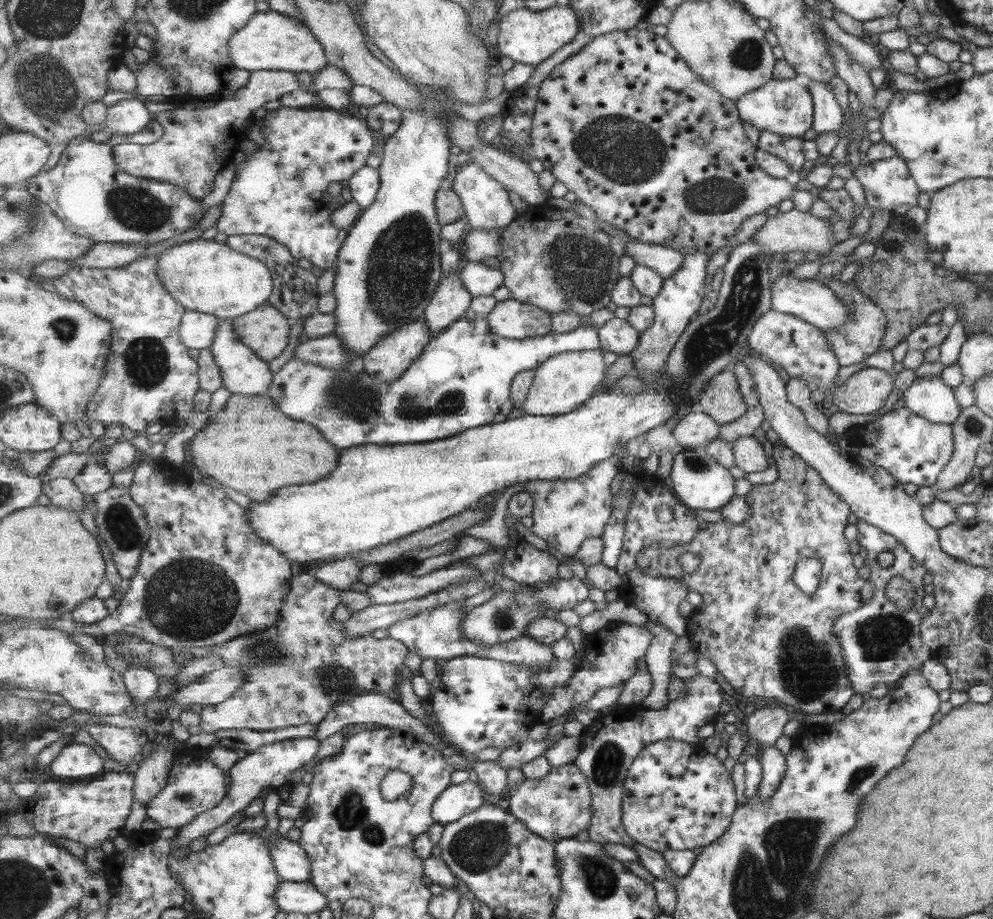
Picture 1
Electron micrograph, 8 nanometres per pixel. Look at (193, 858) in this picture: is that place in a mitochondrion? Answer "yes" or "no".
no

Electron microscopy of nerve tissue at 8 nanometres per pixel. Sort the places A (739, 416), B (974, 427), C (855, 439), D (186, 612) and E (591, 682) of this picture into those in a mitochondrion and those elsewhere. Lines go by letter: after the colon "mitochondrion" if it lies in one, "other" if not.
A: other
B: mitochondrion
C: other
D: mitochondrion
E: other

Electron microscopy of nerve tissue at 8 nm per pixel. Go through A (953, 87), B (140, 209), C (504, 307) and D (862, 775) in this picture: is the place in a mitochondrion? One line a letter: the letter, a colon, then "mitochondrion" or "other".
A: other
B: mitochondrion
C: other
D: mitochondrion

